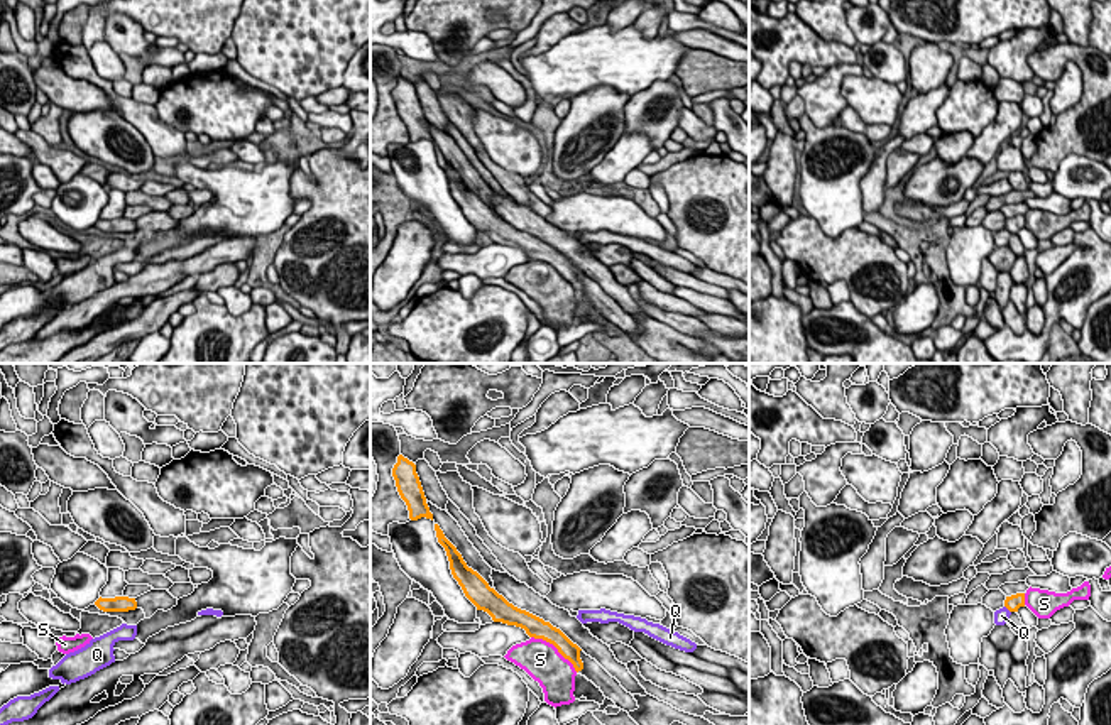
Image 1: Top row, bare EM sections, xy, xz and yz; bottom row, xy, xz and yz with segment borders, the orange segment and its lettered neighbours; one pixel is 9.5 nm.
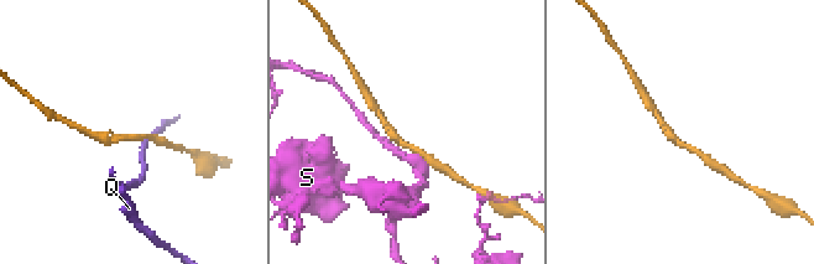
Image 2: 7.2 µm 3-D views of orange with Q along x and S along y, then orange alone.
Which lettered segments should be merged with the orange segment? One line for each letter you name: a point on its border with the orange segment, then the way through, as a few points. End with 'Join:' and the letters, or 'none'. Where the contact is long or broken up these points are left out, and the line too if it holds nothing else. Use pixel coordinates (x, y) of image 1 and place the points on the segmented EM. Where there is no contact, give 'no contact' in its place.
Join: none

